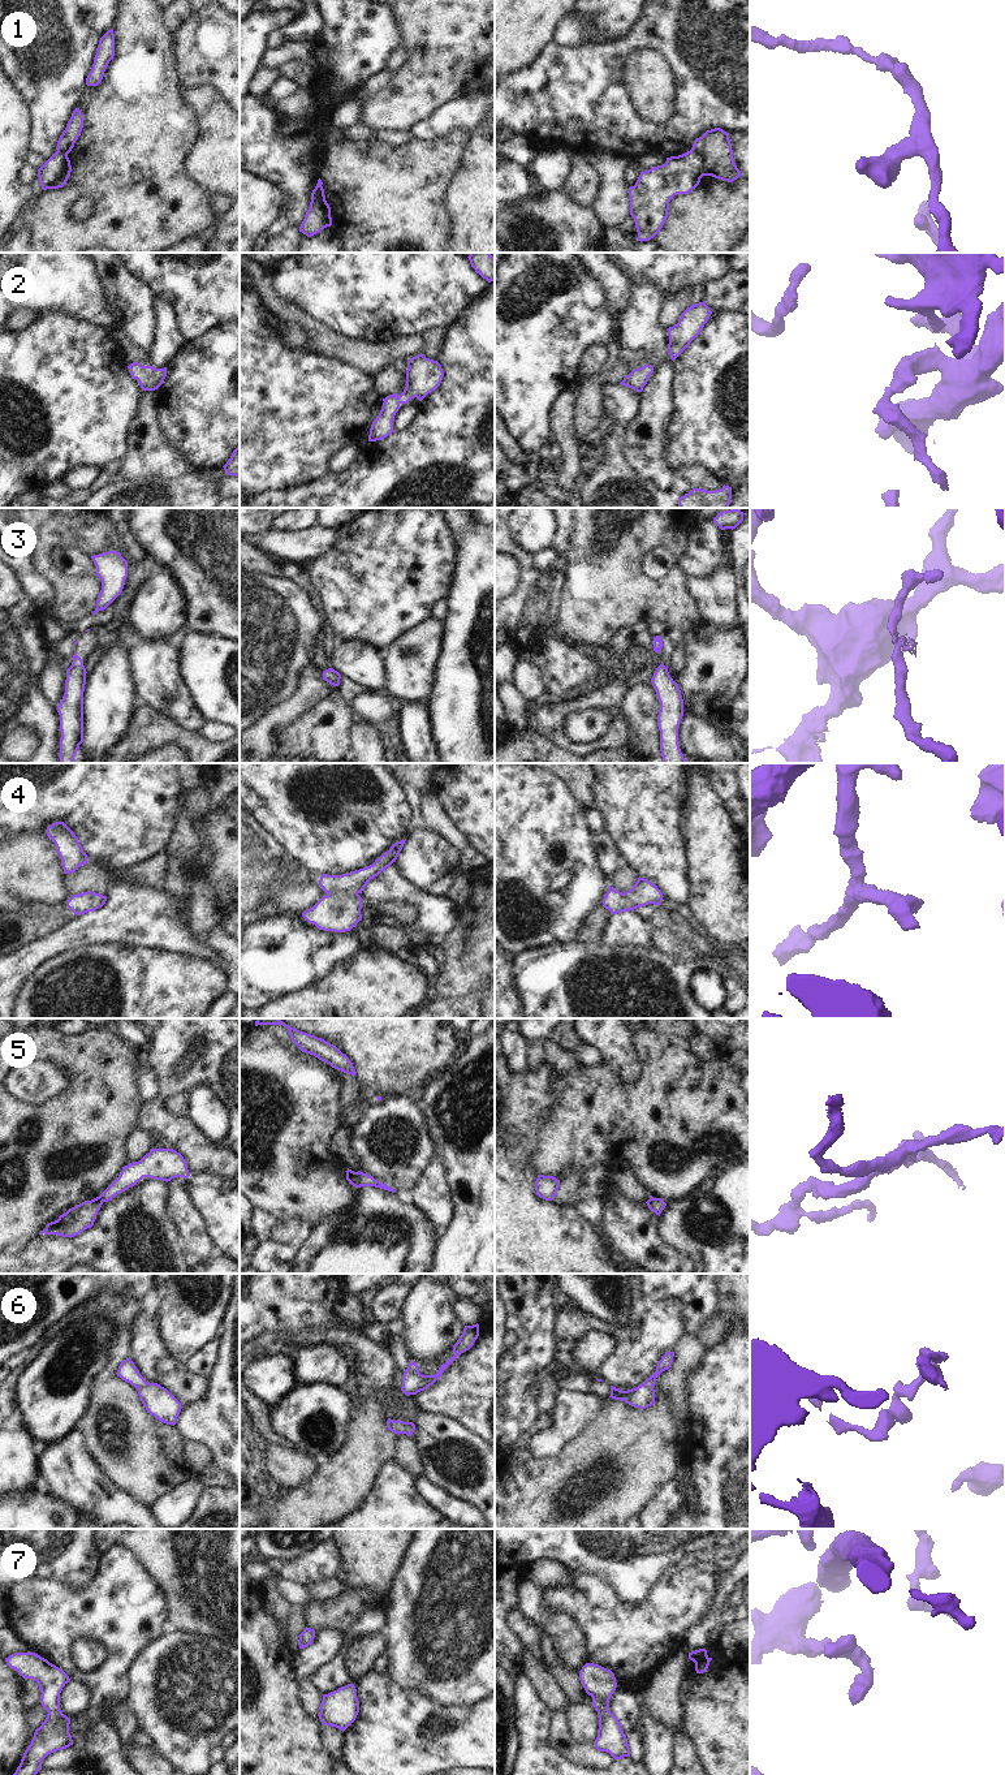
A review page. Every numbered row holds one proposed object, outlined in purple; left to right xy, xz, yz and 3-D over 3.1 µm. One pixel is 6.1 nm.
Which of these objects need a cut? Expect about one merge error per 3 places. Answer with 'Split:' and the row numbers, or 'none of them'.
Split: 1, 5

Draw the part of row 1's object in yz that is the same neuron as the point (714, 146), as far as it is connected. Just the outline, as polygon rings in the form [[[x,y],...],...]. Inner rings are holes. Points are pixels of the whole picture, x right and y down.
[[[723,129],[707,130],[694,141],[691,150],[703,158],[704,176],[712,176],[728,182],[733,182],[742,176],[733,159],[729,133]]]

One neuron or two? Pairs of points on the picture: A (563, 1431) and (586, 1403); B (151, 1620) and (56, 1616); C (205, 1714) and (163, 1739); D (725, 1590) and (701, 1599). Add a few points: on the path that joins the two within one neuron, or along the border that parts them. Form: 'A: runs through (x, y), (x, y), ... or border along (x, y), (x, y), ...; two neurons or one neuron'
A: runs through (566, 1425), (579, 1409); one neuron
B: runs through (128, 1616), (80, 1616); one neuron
C: runs through (194, 1717), (173, 1736); one neuron
D: border along (717, 1584), (715, 1603), (701, 1621); two neurons

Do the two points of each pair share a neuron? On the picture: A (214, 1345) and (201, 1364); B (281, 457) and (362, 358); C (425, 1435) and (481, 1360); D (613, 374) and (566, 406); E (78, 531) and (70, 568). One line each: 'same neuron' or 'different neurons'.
A: same neuron
B: different neurons
C: different neurons
D: different neurons
E: different neurons

